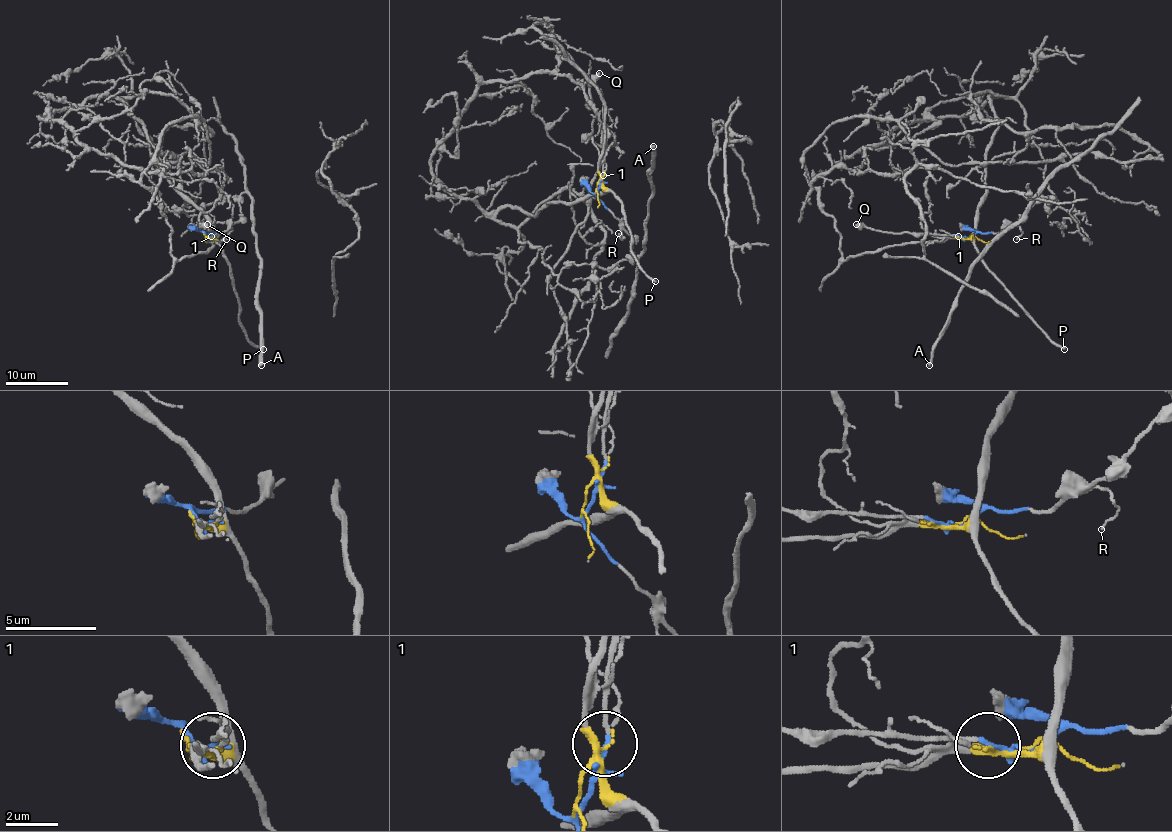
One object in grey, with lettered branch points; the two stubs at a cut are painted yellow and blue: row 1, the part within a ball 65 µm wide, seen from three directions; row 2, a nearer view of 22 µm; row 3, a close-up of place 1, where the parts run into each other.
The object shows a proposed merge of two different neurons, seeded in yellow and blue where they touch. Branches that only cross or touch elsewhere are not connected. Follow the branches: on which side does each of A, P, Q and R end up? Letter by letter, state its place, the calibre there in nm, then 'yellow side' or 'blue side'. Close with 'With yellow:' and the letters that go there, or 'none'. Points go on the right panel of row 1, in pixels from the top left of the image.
A: place (929, 365); calibre 360 nm; blue side
P: place (1064, 349); calibre 240 nm; yellow side
Q: place (856, 224); calibre 500 nm; blue side
R: place (1016, 239); calibre 110 nm; blue side
With yellow: P

